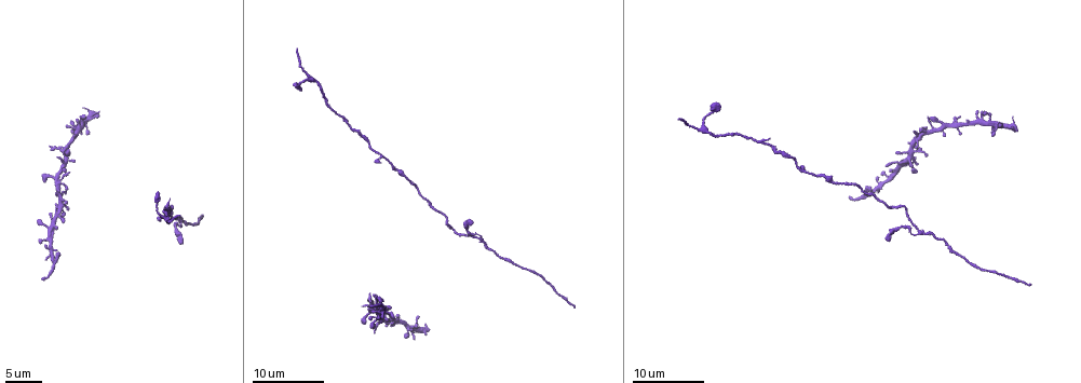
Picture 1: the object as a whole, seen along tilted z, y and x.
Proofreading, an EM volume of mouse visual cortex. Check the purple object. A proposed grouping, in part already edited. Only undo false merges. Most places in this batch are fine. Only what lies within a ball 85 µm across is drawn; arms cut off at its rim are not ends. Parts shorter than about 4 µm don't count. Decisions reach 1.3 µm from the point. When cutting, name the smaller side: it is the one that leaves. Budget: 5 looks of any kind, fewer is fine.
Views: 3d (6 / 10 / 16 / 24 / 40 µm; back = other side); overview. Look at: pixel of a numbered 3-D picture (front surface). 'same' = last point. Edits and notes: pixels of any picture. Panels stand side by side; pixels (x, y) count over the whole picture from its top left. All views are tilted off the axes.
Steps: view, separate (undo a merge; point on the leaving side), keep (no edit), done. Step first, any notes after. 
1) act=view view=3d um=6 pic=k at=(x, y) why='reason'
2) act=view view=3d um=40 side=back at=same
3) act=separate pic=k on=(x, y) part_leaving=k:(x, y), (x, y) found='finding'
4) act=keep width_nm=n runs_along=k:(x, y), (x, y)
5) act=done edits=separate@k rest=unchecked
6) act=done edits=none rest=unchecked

act=view view=3d um=16 pic=1 at=(909, 154) why='three arms meet'

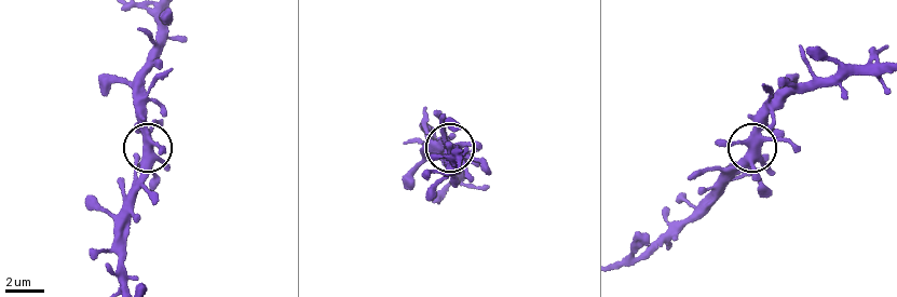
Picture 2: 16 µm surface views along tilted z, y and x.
act=view view=3d um=10 pic=2 at=(145, 150)

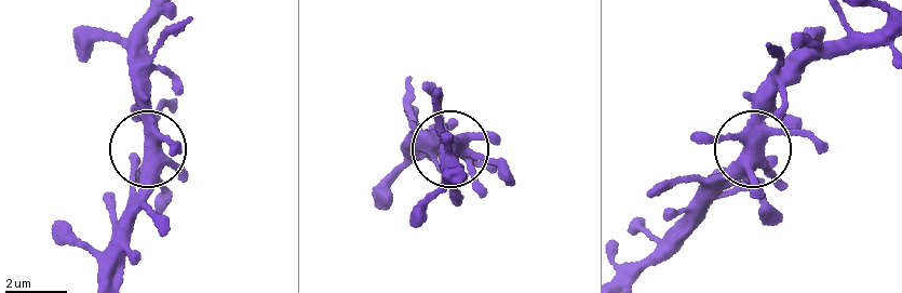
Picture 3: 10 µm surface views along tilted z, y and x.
act=keep side_arm_um=13 found='all the same neuron'

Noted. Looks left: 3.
act=view view=3d um=24 pic=1 at=(862, 197) why='calibre changes'

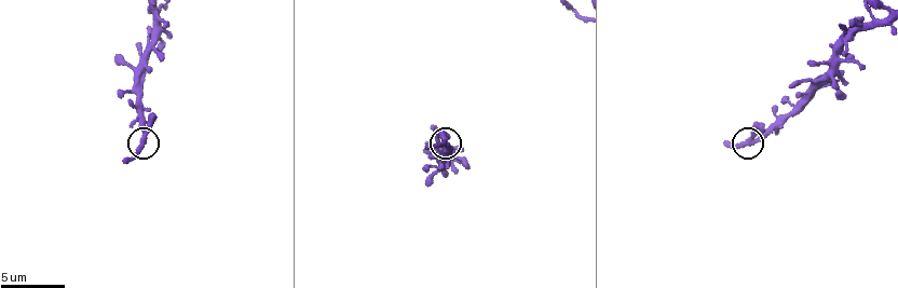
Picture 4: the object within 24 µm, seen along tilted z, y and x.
act=view view=3d um=10 pic=4 at=(749, 142)

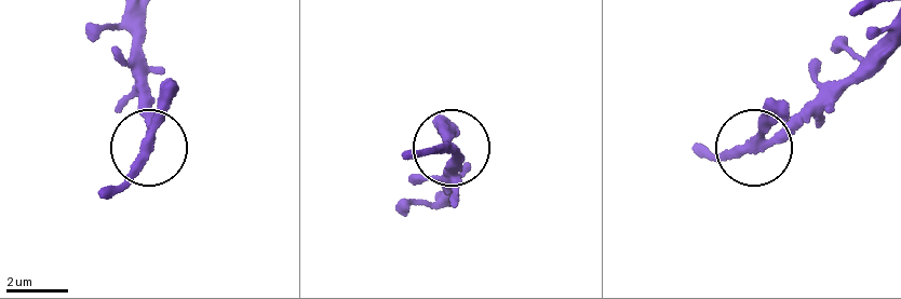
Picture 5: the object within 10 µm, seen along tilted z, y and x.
act=keep found='all the same neuron'

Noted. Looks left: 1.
act=done edits=none rest=unchecked

